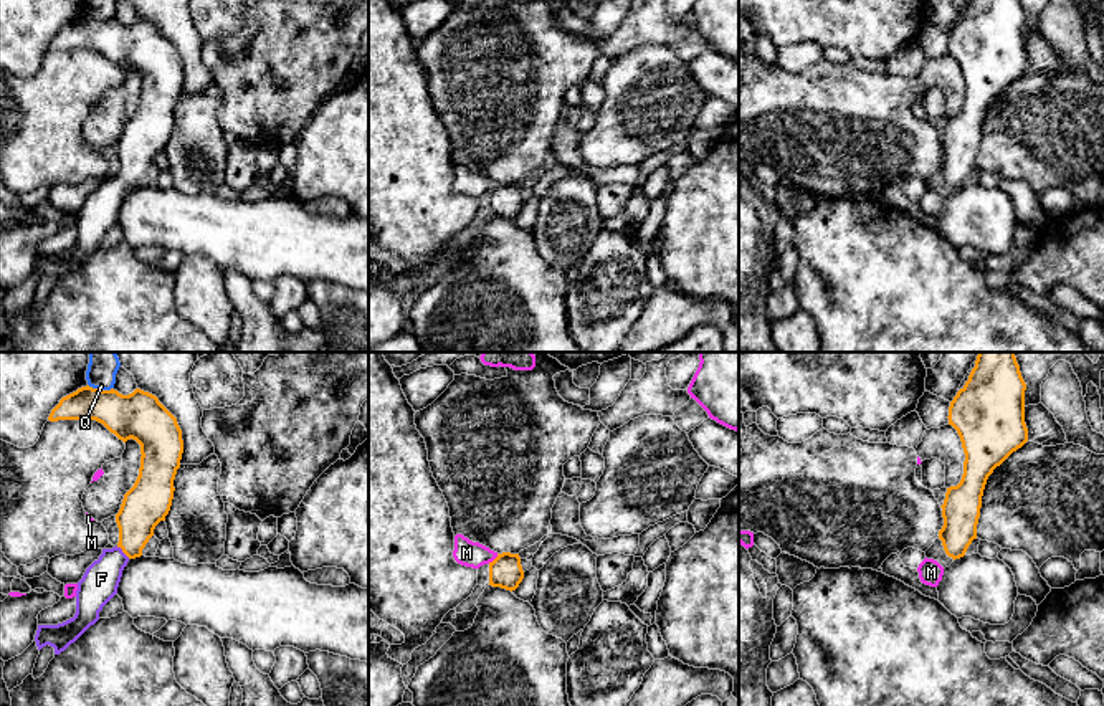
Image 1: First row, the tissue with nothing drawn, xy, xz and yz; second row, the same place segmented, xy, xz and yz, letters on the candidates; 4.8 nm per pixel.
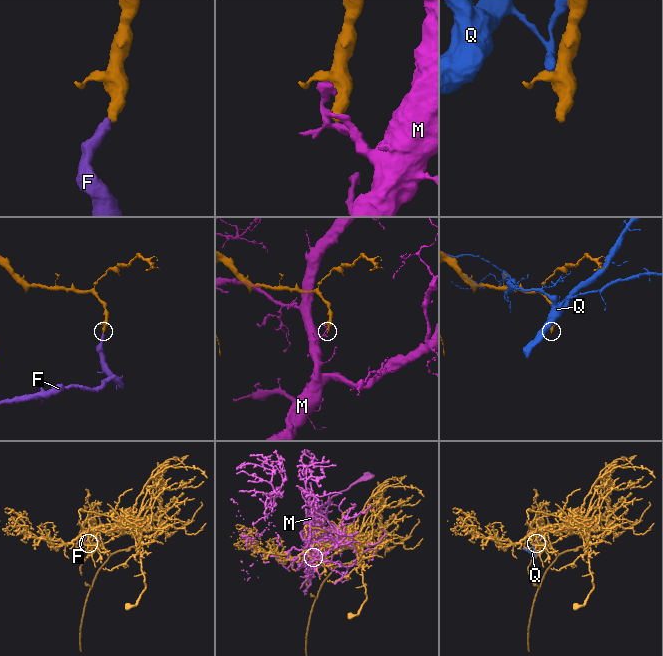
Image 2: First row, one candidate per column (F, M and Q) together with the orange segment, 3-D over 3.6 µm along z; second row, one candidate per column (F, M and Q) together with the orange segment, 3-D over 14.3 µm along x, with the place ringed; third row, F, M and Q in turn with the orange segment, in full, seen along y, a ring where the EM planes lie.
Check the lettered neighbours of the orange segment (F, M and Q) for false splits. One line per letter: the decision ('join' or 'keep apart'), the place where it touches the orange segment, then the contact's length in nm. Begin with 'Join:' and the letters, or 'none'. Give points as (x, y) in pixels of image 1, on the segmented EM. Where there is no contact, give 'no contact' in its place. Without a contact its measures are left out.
Join: F
F: join | xy (123, 551) | 90 nm
M: keep apart | xz (494, 559) | 70 nm
Q: keep apart | xy (101, 391) | 130 nm

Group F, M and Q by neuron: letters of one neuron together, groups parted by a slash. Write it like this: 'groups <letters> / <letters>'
groups F / M / Q

